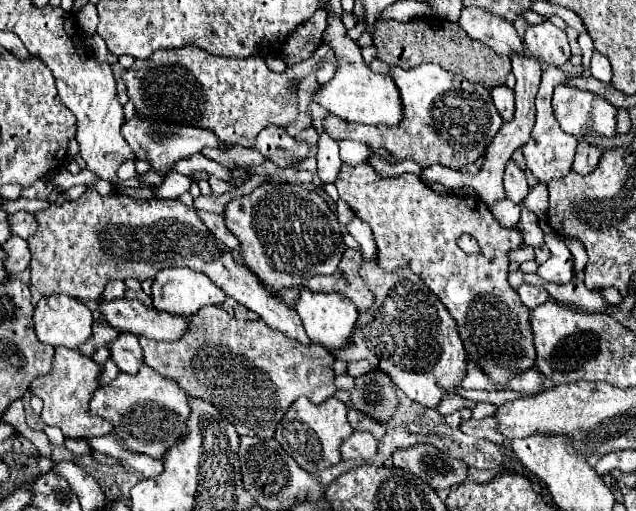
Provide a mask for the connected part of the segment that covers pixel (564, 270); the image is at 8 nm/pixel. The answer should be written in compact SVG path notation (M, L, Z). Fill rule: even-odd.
M545 235L551 257L537 269L537 275L549 283L569 283L573 279L573 255L561 235Z

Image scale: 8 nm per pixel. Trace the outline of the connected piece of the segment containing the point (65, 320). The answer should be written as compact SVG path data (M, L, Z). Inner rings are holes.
M69 295L43 297L33 313L37 337L51 347L77 349L79 343L91 339L93 315L91 309Z

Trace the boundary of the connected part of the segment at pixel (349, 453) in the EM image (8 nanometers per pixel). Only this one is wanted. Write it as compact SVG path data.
M355 431L349 439L341 443L341 457L343 459L369 459L377 453L379 441L373 439L371 433Z

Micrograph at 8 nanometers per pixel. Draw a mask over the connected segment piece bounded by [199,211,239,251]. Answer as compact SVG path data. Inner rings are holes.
M199 211L199 217L201 221L209 227L209 231L219 239L223 241L229 249L239 249L239 239L235 239L235 235L231 235L231 231L227 231L225 227L225 219L223 215L217 215L217 213L209 213L209 211Z

